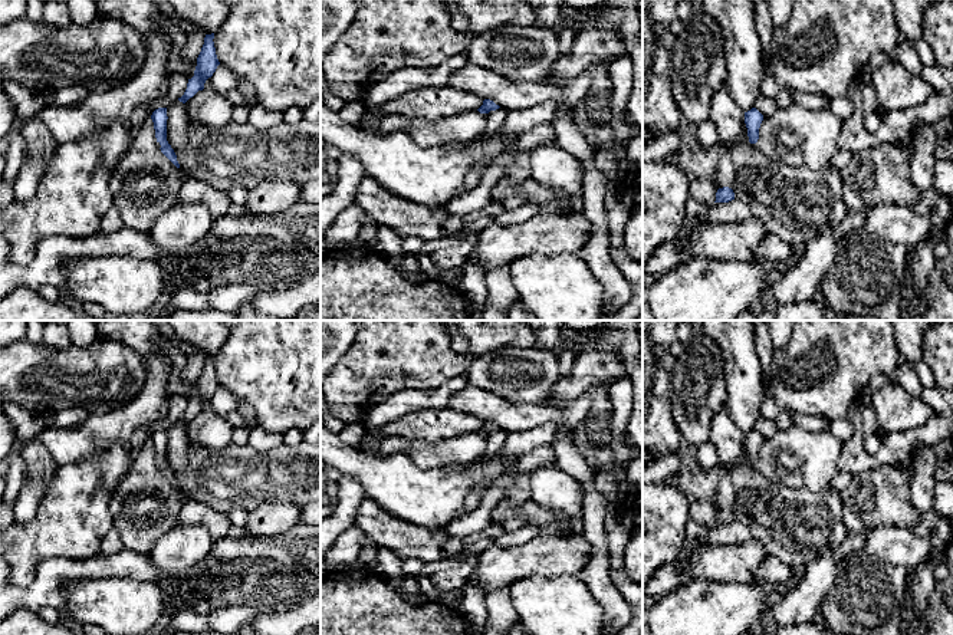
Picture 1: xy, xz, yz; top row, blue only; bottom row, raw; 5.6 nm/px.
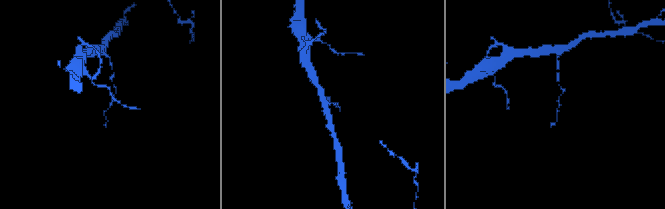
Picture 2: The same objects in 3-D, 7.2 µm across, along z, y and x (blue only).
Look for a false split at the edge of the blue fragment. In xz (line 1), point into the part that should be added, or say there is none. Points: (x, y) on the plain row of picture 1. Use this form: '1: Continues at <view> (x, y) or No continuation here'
1: No continuation here

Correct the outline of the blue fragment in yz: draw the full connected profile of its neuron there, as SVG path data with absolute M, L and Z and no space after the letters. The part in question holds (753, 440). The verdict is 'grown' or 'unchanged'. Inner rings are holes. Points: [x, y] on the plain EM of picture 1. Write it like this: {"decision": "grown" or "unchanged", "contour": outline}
{"decision": "unchanged", "contour": "M752 430L750 432L745 434L745 445L747 450L747 458L750 465L758 464L762 442L763 437L756 430Z"}

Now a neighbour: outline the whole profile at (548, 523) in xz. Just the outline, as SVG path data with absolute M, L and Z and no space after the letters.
M530 499L517 506L500 500L493 509L492 523L503 523L515 516L525 516L528 526L535 529L535 536L569 537L578 534L568 529L571 519L565 513L539 506Z

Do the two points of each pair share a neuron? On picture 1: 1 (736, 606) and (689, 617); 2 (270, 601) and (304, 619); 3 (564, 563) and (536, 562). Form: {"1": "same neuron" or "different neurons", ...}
{"1": "same neuron", "2": "different neurons", "3": "same neuron"}

